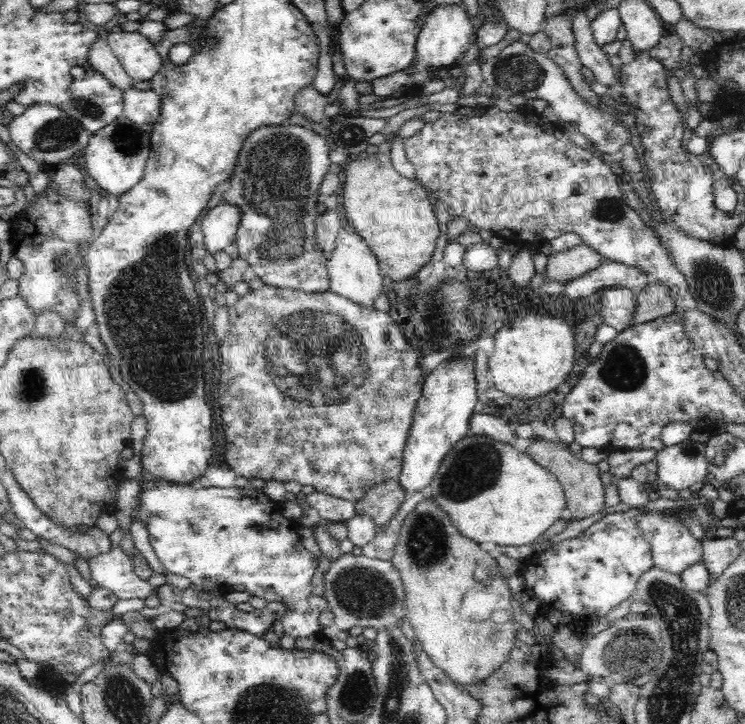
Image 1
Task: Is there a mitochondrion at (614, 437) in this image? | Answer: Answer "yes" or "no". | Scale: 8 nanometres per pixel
no

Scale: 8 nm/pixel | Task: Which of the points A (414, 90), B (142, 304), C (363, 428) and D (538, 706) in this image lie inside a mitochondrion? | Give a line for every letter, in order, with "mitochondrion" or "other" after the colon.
A: other
B: mitochondrion
C: other
D: other

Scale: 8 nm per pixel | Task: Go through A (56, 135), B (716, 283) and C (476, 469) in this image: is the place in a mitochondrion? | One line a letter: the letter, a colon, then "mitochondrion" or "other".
A: mitochondrion
B: mitochondrion
C: mitochondrion

